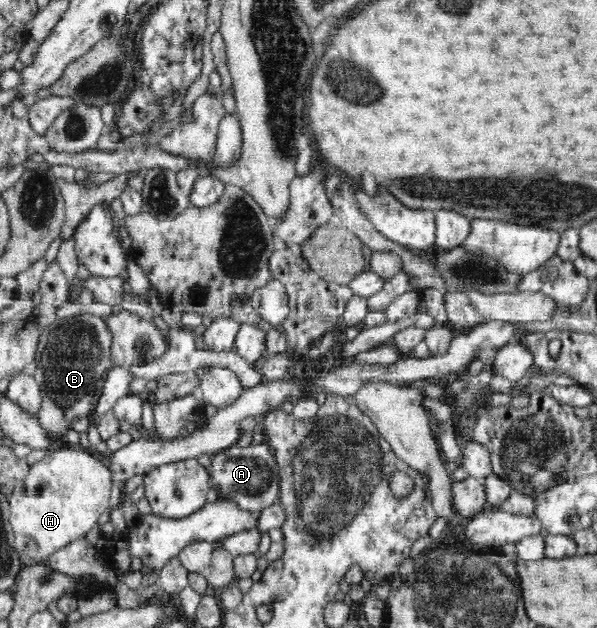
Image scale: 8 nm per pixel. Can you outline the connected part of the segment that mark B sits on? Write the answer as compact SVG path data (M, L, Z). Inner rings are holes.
M85 314L78 320L60 318L54 320L50 326L43 328L40 342L35 354L36 370L34 377L40 385L40 408L36 413L38 422L46 429L46 435L55 447L64 444L65 436L72 430L72 422L76 418L90 417L94 414L94 405L103 387L105 375L116 364L111 358L111 346L113 341L112 331L108 328L105 318Z

